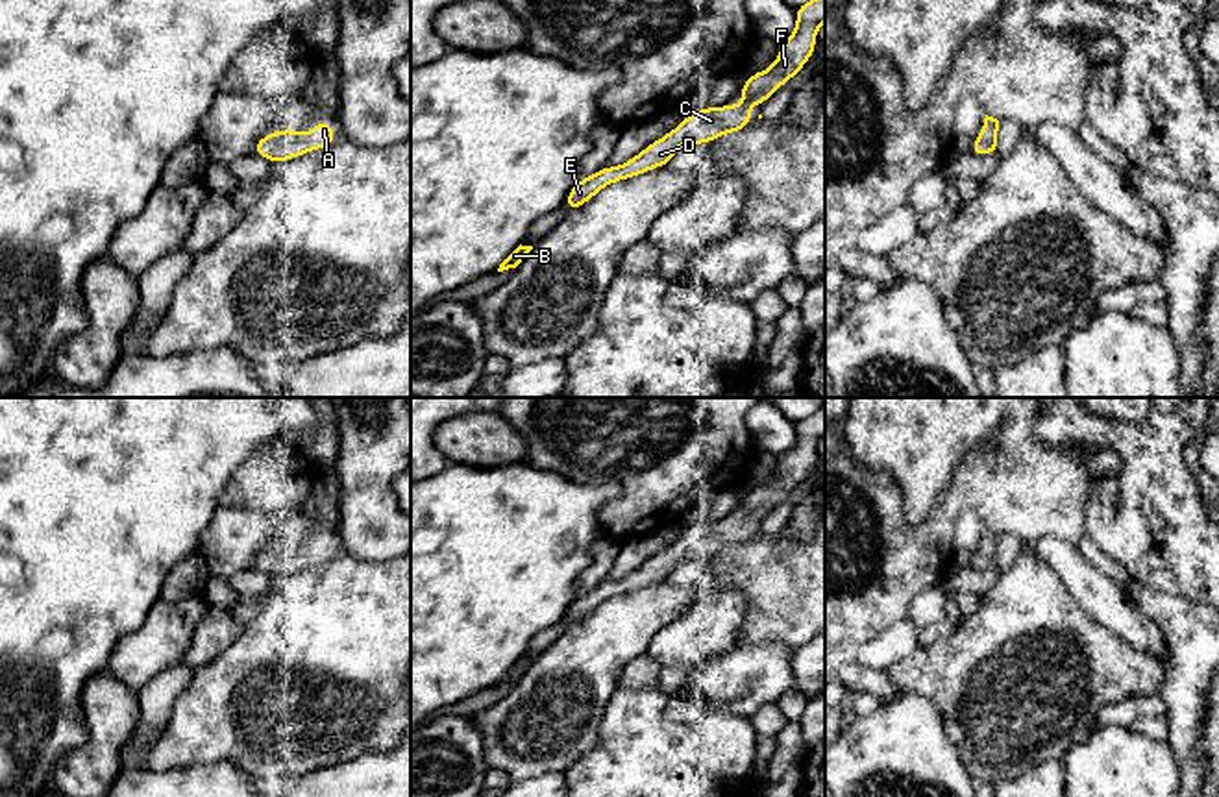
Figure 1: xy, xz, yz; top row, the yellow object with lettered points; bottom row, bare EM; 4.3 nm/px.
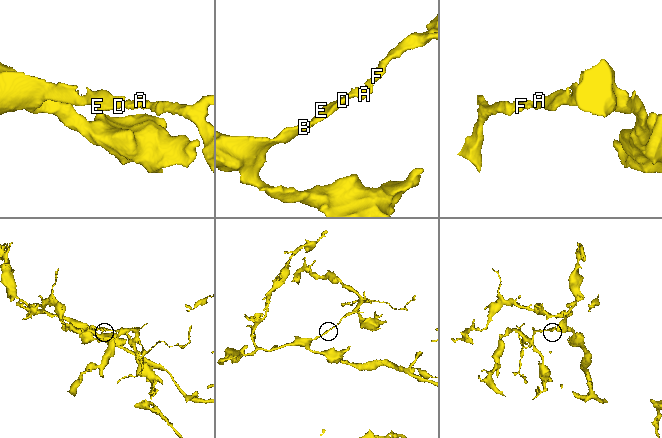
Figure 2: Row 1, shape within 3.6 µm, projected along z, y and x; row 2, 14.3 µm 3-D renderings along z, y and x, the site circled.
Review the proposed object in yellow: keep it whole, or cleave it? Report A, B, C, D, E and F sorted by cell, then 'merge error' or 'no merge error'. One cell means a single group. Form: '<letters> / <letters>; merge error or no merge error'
A B C D E F; no merge error

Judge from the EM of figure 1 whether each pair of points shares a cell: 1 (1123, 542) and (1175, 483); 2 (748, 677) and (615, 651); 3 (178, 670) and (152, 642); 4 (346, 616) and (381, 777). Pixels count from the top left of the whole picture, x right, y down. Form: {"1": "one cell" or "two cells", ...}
{"1": "one cell", "2": "two cells", "3": "two cells", "4": "two cells"}

